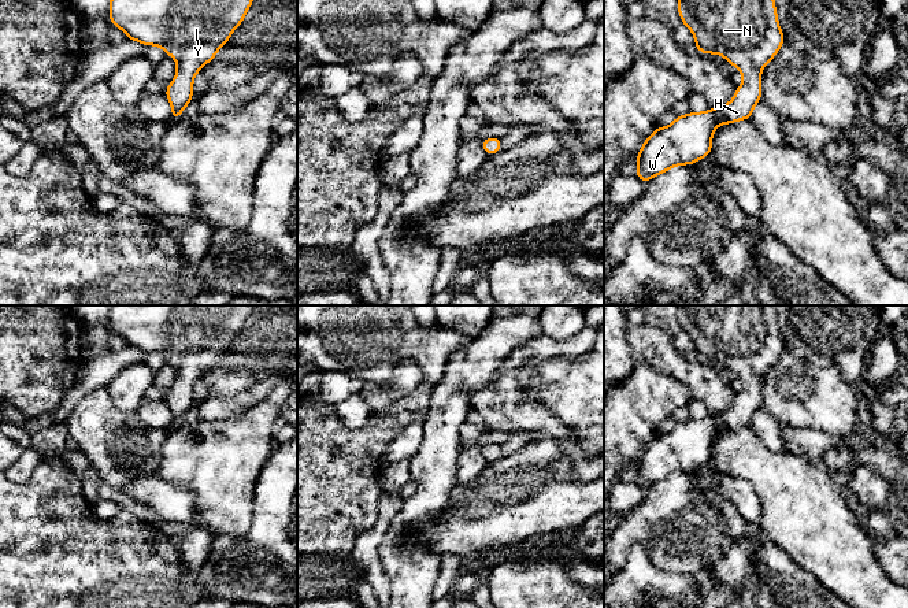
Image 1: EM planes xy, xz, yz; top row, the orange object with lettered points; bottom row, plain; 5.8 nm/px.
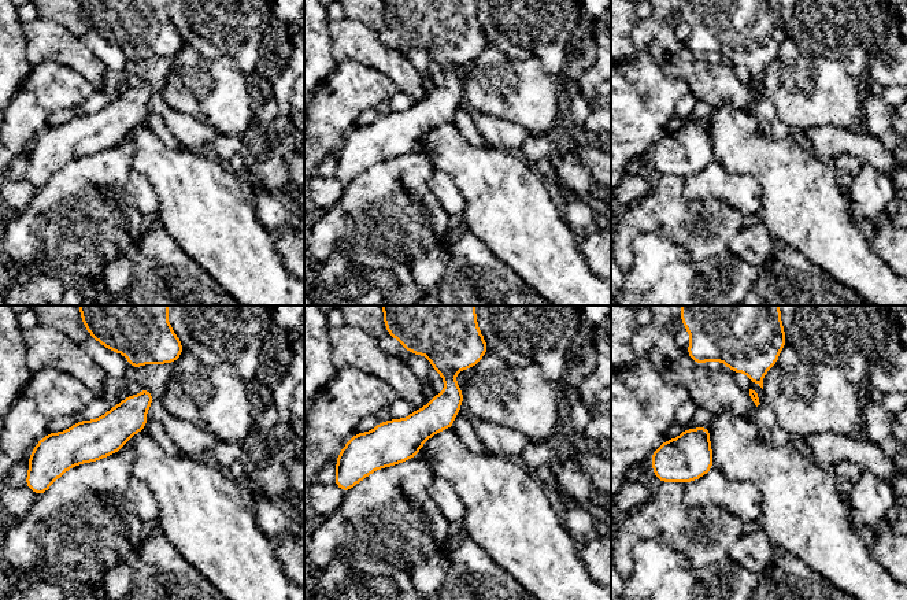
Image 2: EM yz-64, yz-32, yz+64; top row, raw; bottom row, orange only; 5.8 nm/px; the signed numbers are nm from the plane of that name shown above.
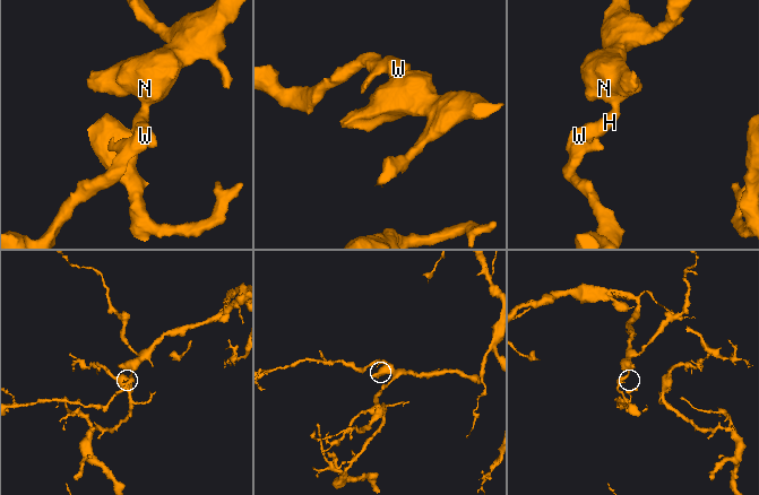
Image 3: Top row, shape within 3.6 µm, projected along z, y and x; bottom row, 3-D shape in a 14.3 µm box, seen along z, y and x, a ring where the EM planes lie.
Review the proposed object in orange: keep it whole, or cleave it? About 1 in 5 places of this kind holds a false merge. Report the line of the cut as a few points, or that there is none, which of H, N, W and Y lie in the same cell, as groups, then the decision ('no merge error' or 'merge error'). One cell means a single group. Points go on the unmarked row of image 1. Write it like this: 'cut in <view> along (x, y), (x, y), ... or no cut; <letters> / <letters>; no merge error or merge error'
no cut; H N W Y; no merge error

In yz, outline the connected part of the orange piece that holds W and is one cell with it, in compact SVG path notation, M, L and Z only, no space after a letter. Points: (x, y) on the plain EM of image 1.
M678 305L682 330L694 341L694 356L722 362L742 381L742 390L730 409L704 419L678 422L667 434L657 433L640 455L635 483L642 490L675 472L694 471L712 460L712 442L718 433L752 425L761 404L761 375L785 351L774 305Z

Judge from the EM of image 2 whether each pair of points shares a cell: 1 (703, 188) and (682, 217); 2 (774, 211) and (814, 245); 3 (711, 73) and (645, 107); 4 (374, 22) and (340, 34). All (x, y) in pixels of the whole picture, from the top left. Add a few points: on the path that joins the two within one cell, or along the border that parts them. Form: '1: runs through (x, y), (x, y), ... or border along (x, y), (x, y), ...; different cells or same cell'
1: border along (684, 177), (687, 197), (726, 203); different cells
2: runs through (784, 221), (804, 241); same cell
3: border along (661, 67), (667, 76), (680, 77), (691, 92); different cells
4: border along (344, 15), (362, 21), (376, 32); different cells

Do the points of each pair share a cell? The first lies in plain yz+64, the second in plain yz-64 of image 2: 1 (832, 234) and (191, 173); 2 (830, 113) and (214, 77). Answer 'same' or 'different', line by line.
1: same
2: same

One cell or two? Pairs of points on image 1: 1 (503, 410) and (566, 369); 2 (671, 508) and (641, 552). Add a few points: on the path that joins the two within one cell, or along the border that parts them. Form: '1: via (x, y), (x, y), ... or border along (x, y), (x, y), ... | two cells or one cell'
1: border along (522, 386), (519, 397), (537, 400), (551, 412) | two cells
2: border along (622, 568), (627, 552), (642, 544), (667, 570) | two cells

